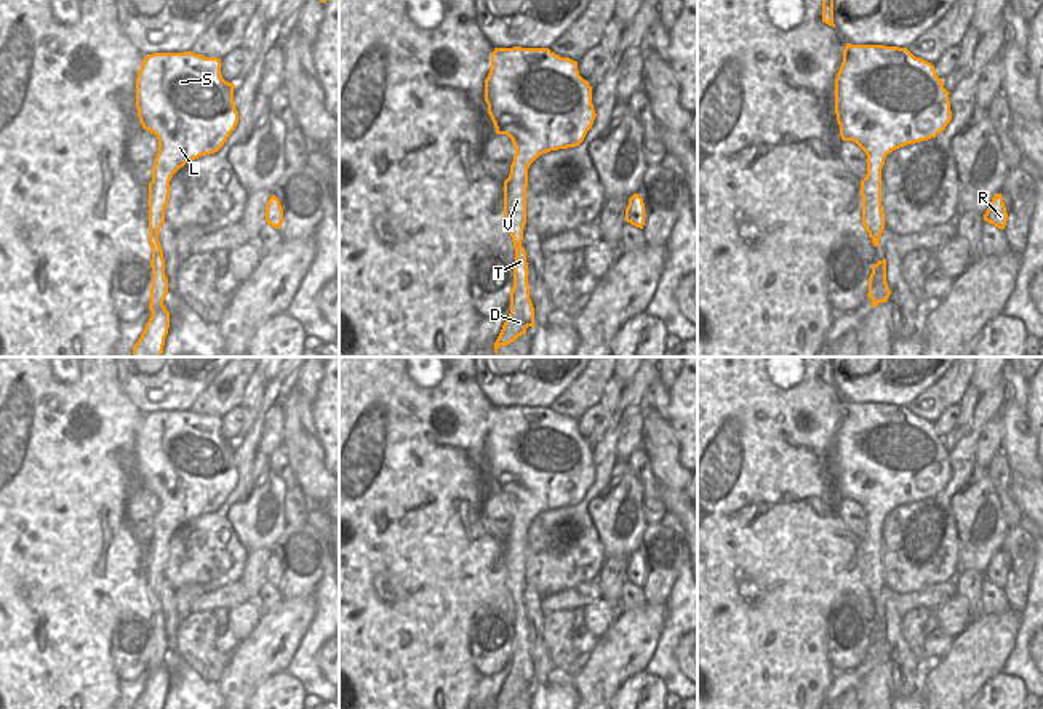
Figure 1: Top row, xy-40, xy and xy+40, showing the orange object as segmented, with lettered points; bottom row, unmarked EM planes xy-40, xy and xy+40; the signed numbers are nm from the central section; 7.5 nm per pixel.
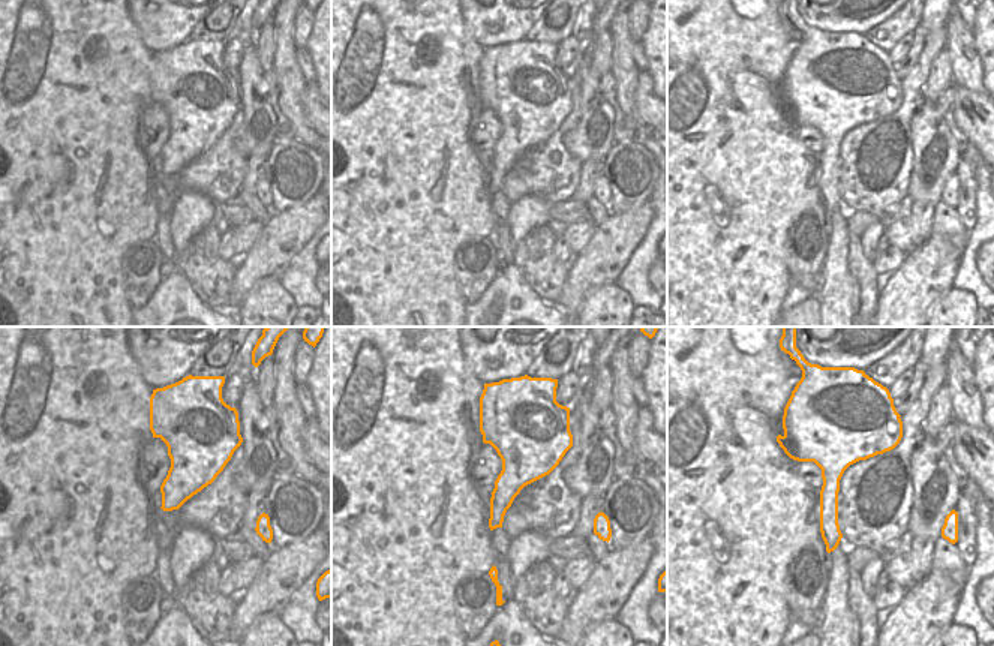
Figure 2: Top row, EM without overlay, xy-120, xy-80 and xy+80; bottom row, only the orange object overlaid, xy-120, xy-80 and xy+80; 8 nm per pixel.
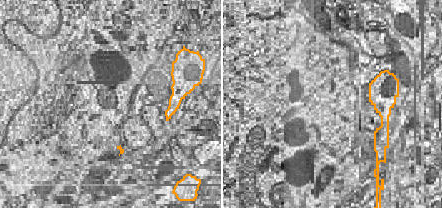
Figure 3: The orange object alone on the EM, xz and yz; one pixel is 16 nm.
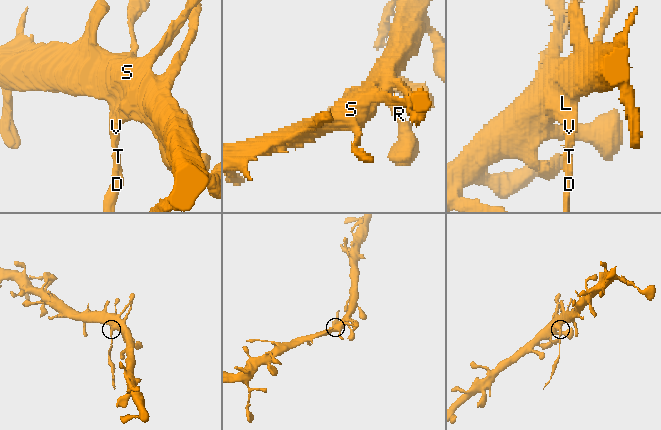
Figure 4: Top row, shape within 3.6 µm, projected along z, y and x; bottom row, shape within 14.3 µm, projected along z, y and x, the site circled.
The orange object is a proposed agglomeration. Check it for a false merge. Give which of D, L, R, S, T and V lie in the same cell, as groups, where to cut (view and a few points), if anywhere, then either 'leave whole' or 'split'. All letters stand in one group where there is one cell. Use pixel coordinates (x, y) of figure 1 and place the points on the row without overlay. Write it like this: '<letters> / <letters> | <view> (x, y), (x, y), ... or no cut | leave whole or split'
D T / L R S V | xy-40 (149, 588), (157, 599) | split

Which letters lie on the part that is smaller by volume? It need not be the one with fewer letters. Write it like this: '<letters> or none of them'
D, T

